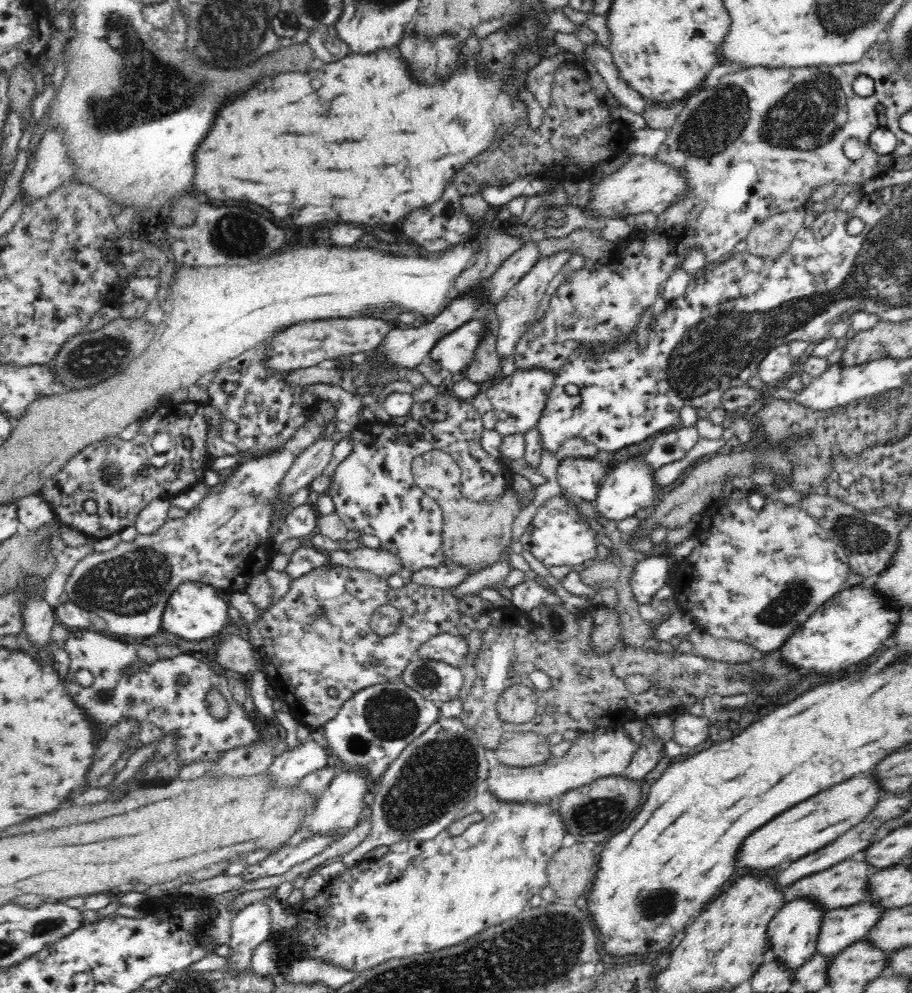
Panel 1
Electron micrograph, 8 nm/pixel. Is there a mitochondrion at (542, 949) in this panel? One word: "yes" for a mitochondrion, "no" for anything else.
yes

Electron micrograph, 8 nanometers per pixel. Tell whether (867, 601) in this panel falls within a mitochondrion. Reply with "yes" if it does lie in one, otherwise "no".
no

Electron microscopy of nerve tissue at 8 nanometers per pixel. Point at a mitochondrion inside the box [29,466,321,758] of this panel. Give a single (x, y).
(133, 584)

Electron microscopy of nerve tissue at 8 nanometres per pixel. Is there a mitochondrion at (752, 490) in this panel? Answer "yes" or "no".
no

